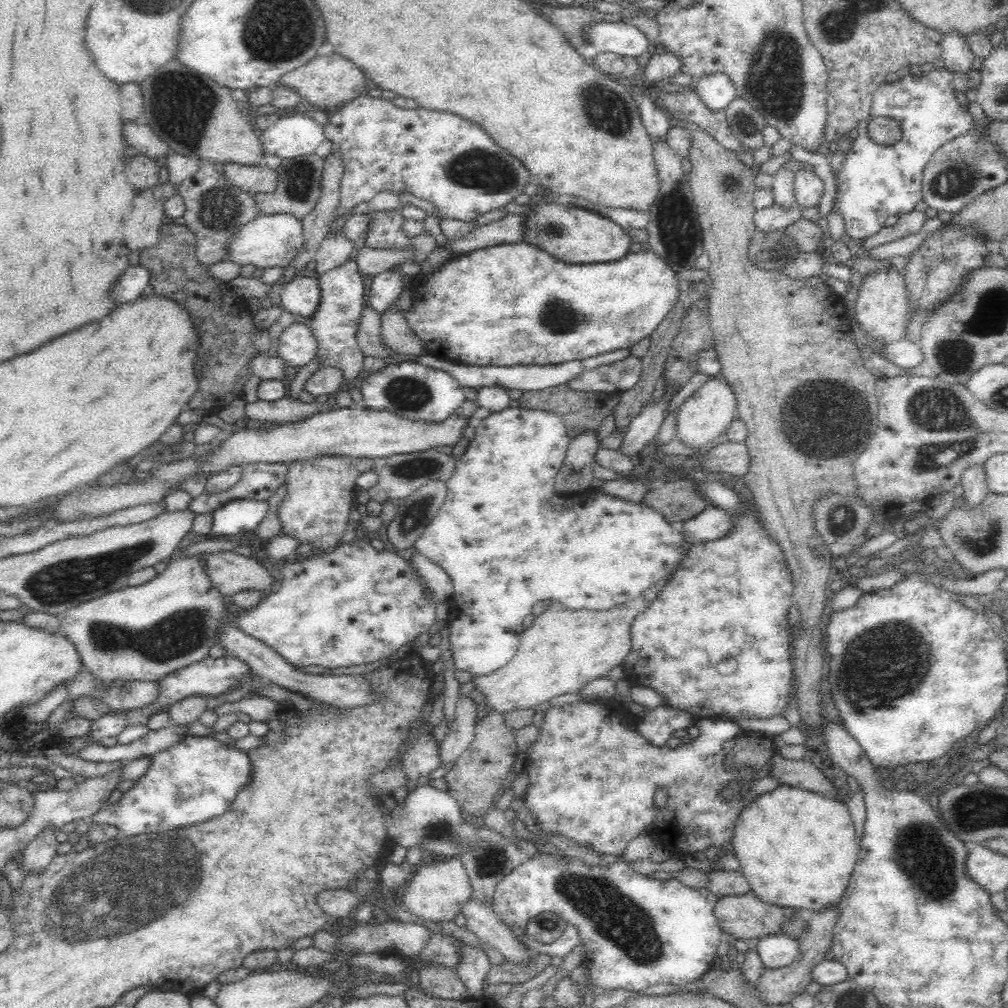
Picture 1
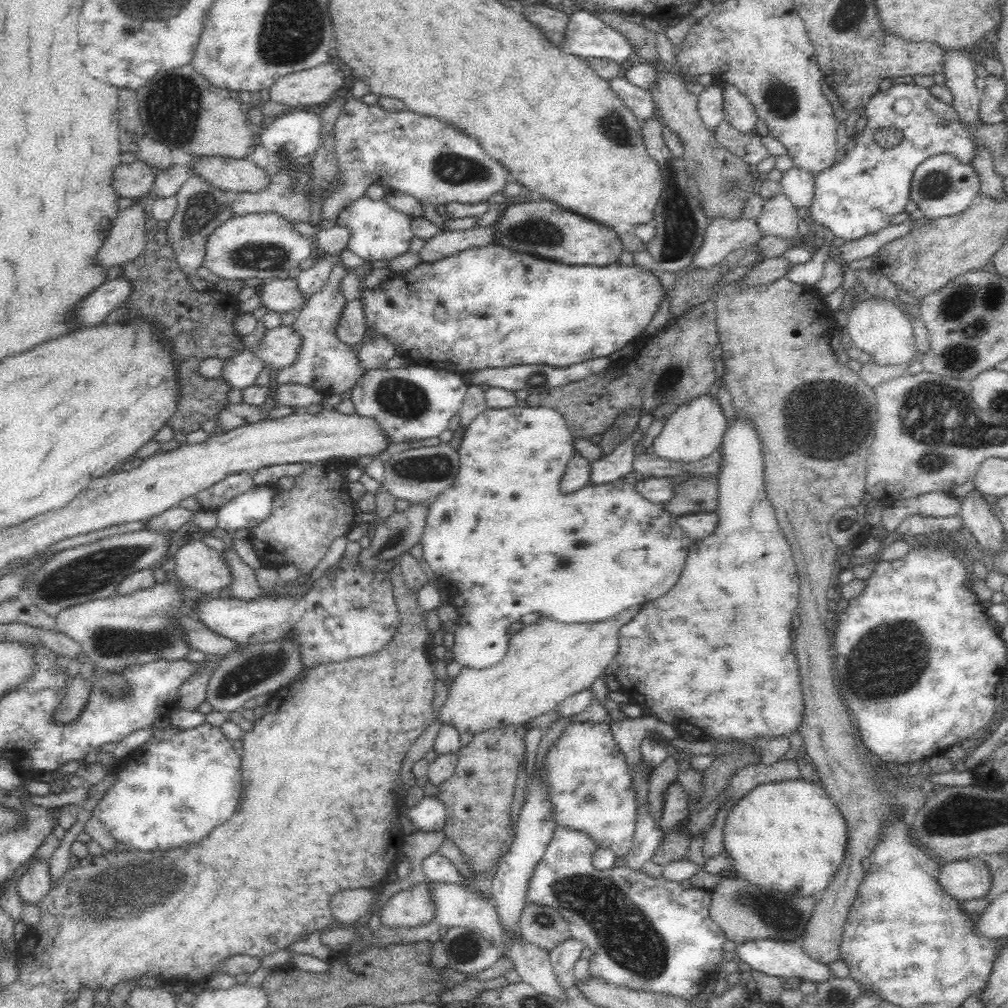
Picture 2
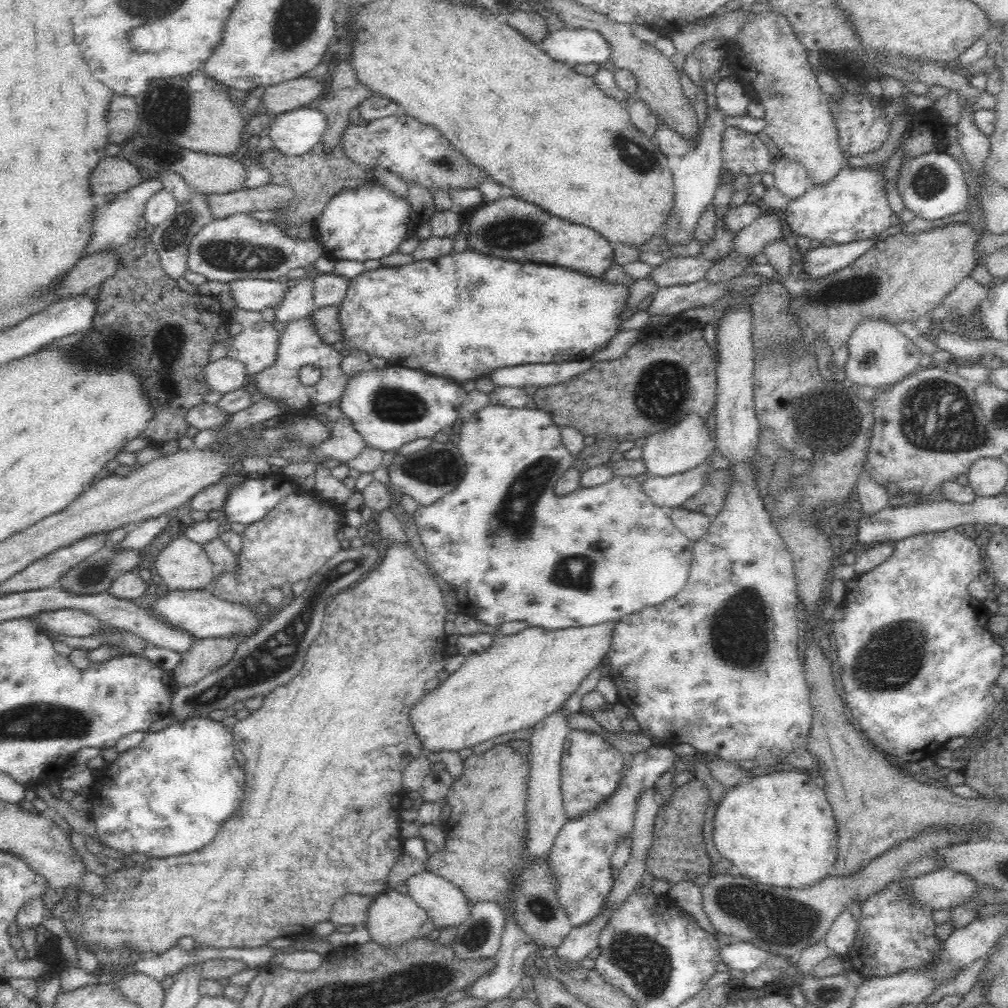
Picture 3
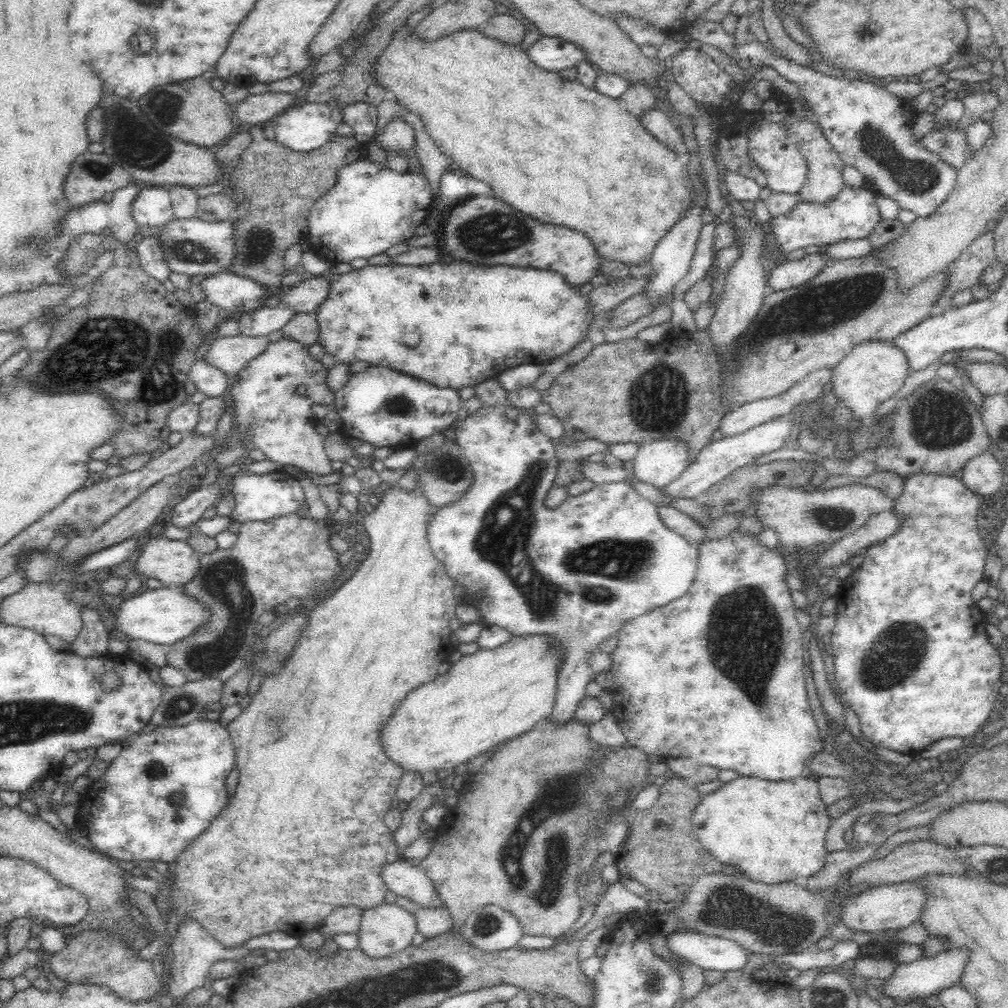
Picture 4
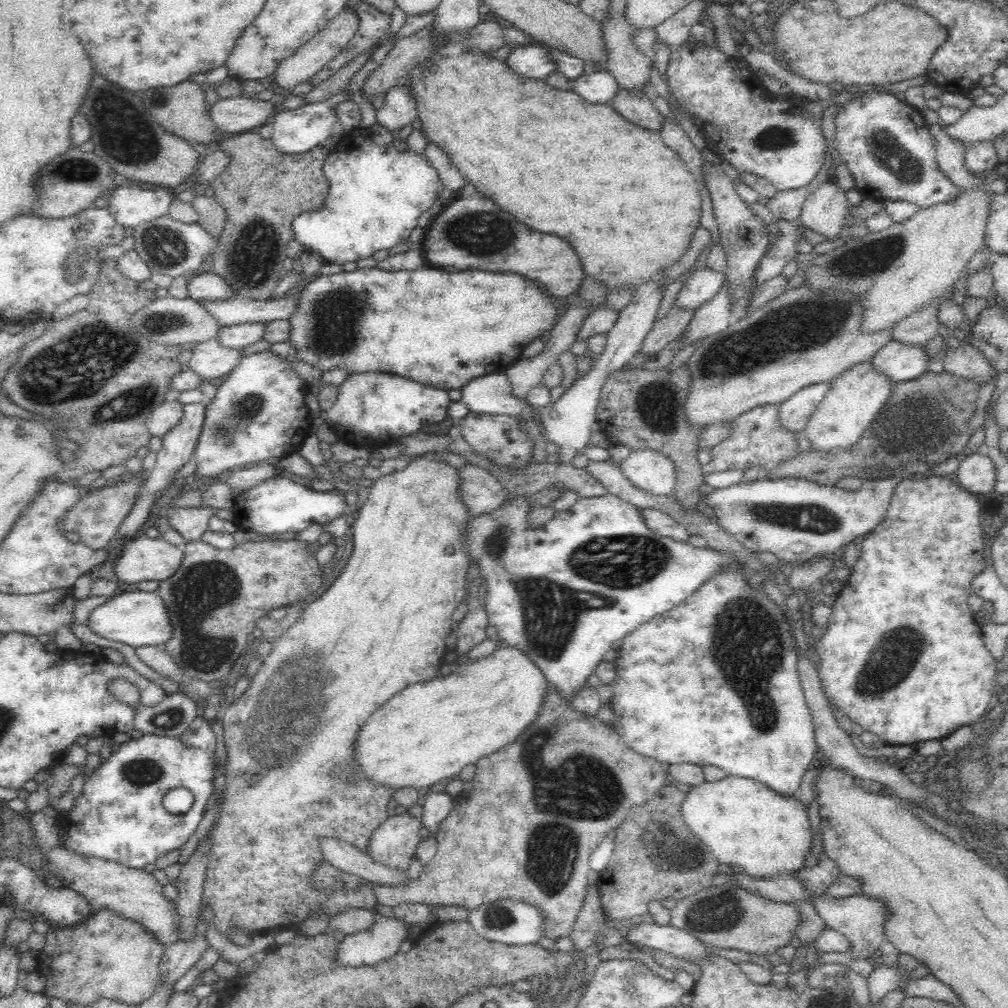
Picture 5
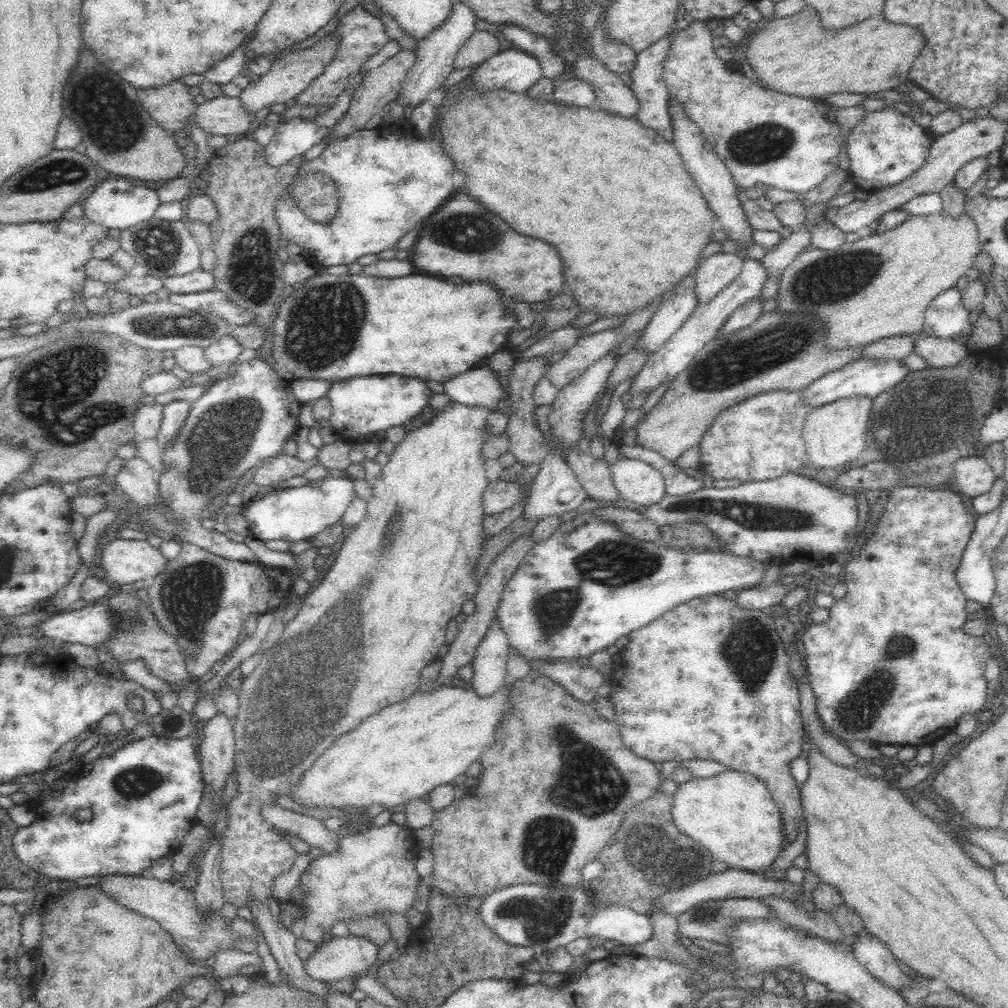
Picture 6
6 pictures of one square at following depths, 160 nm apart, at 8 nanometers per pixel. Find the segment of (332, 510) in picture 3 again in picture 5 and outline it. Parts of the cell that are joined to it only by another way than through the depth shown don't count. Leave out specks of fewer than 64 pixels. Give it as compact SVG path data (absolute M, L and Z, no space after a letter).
M296 538L246 541L236 544L231 550L218 550L202 541L187 542L183 550L184 558L176 572L169 576L166 582L160 581L158 588L158 594L163 600L172 625L170 638L165 642L166 651L180 671L190 678L207 683L220 680L230 684L239 662L247 656L249 648L253 648L251 634L256 628L255 622L272 609L291 605L296 601L303 602L306 596L320 588L325 576L320 576L322 566L316 561L316 547Z

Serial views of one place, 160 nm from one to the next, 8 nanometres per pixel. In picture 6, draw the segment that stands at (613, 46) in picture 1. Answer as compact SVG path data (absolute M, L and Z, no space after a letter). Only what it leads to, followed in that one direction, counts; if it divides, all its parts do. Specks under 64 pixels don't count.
M508 49L496 53L488 60L481 62L476 66L476 70L469 76L471 84L475 90L479 92L492 92L492 90L509 90L510 92L525 92L530 88L539 78L543 77L541 64L539 60L532 56L528 51L518 49Z

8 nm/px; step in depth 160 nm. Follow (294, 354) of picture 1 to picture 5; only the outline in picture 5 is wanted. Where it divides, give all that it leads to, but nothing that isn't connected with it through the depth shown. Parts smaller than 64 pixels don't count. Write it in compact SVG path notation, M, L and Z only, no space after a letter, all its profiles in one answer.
M217 338L196 343L185 367L189 367L203 378L213 379L229 372L240 362L242 349L228 349L220 345Z

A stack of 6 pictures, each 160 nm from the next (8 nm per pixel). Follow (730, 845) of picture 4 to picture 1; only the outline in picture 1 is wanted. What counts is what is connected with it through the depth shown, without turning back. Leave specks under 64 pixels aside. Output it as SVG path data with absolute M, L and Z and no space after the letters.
M779 785L749 805L734 824L731 843L751 892L762 901L795 908L804 914L838 904L846 893L859 852L856 830L845 802L791 785Z

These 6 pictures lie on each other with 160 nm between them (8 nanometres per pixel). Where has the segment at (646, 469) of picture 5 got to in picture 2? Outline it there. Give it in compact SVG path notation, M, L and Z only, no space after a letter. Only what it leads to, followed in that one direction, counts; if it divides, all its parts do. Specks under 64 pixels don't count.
M707 394L696 396L689 402L682 404L673 416L667 419L662 431L653 440L653 453L659 458L670 462L696 462L721 446L723 432L726 430L728 419L714 399Z

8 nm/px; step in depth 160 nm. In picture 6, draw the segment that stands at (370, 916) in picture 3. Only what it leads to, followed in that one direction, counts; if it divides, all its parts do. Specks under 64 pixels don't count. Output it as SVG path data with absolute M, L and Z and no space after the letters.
M334 936L303 962L304 968L308 976L322 982L342 980L368 970L376 962L379 948L361 936Z

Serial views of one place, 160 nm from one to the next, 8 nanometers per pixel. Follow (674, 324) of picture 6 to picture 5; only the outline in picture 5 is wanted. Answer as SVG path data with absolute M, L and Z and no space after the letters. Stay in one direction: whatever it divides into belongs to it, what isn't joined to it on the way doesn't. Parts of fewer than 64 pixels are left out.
M708 267L700 268L694 271L692 278L682 286L673 306L696 310L708 300L712 300L726 282L724 273L718 273Z

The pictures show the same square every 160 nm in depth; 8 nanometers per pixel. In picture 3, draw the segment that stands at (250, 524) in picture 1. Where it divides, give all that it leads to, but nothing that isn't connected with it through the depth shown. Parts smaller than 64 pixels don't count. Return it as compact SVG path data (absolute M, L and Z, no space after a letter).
M271 475L246 477L230 491L221 510L229 523L240 522L248 526L262 520L284 496L297 491L293 481L280 480L274 484Z

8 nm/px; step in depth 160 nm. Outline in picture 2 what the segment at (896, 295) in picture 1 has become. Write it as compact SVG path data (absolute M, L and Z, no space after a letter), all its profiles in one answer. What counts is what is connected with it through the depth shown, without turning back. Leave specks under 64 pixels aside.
M866 297L851 310L847 323L848 336L855 348L860 348L871 356L874 364L911 364L917 352L915 337L909 316L904 315L902 306L888 299Z

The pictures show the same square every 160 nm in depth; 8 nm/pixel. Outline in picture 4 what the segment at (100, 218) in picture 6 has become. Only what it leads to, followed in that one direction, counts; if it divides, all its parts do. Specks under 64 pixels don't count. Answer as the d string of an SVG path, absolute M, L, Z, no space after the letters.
M165 186L147 188L136 194L130 210L138 225L159 227L174 219L171 198Z

